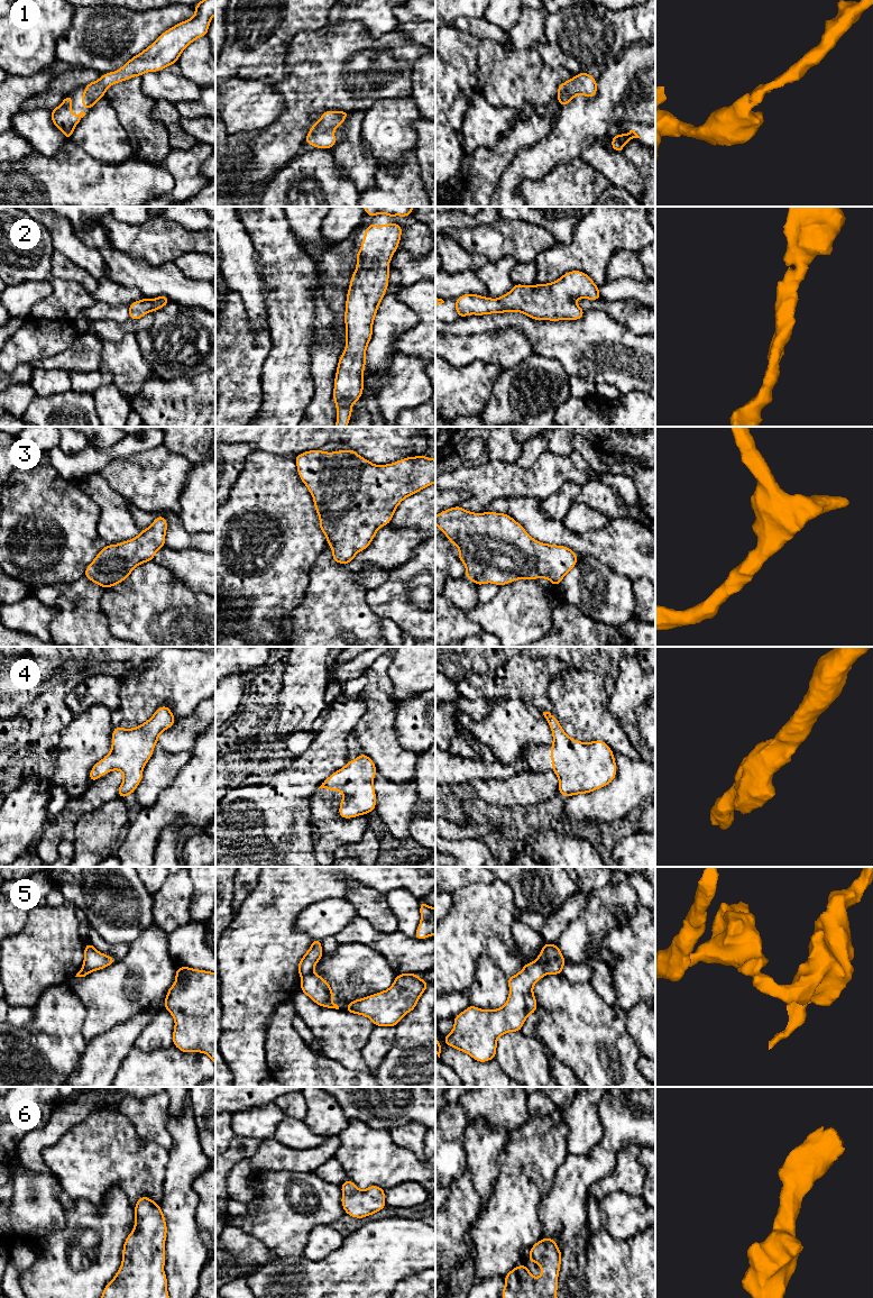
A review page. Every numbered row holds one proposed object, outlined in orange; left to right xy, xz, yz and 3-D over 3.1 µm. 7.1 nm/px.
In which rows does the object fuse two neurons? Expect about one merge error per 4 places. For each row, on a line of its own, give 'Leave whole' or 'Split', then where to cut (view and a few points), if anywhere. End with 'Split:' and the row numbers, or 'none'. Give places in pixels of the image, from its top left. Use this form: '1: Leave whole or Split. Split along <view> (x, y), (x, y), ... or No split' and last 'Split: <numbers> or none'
1: Leave whole. No split
2: Leave whole. No split
3: Leave whole. No split
4: Leave whole. No split
5: Leave whole. No split
6: Leave whole. No split
Split: none

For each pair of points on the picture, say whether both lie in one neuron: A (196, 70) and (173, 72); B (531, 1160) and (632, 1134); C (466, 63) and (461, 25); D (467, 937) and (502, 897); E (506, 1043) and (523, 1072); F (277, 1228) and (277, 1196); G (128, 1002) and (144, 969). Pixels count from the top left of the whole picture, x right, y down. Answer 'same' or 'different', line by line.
A: different
B: different
C: different
D: same
E: same
F: same
G: same

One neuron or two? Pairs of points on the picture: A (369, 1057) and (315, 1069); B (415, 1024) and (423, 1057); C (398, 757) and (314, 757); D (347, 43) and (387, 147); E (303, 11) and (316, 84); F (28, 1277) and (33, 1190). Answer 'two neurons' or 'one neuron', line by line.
A: two neurons
B: one neuron
C: two neurons
D: two neurons
E: two neurons
F: two neurons

